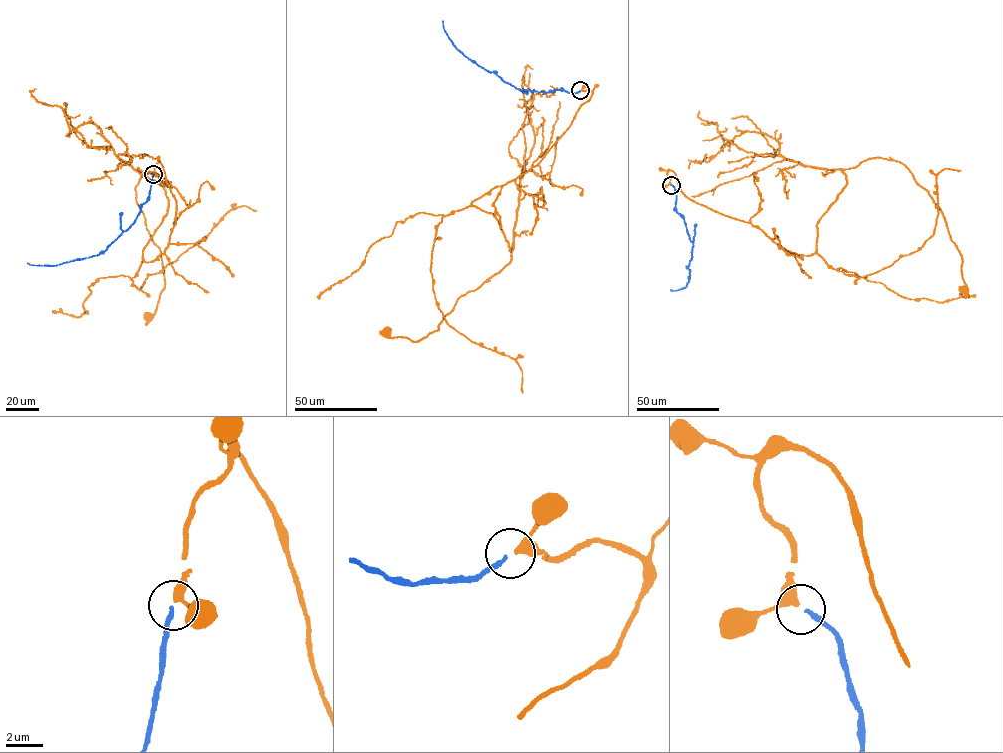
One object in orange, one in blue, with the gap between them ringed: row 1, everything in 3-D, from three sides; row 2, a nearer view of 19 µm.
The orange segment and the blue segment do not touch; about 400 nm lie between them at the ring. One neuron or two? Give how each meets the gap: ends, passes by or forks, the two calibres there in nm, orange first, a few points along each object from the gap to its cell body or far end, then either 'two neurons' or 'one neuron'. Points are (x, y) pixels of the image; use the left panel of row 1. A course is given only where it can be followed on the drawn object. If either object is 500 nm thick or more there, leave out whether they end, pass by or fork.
orange passes by; blue ends there; 380 nm thick on the orange side, 240 nm on the other; orange runs (153, 174), (176, 209), (144, 262), (168, 204), (141, 177), (164, 282), (148, 316); blue runs (153, 174), (149, 198), (139, 214), (107, 249), (96, 255), (56, 265), (28, 263); one neuron

